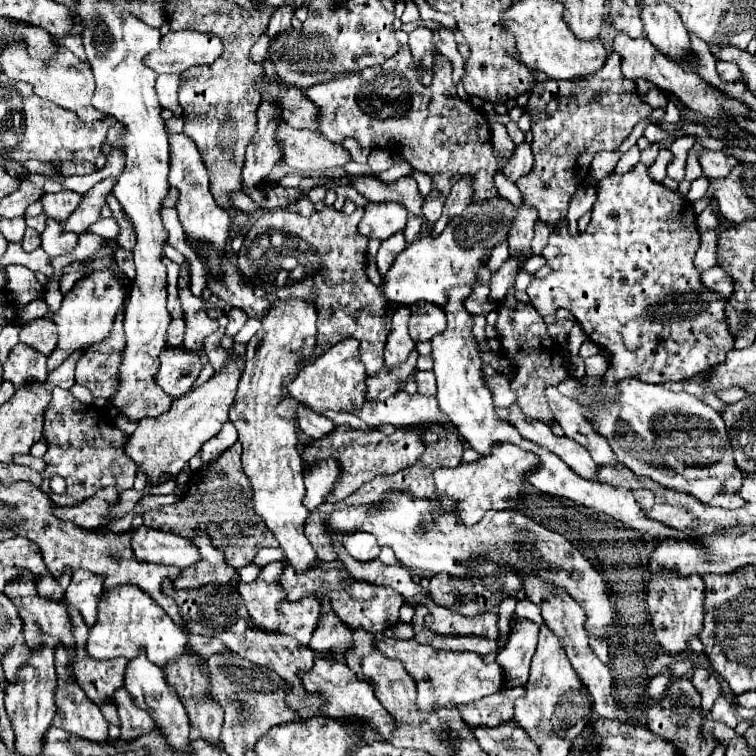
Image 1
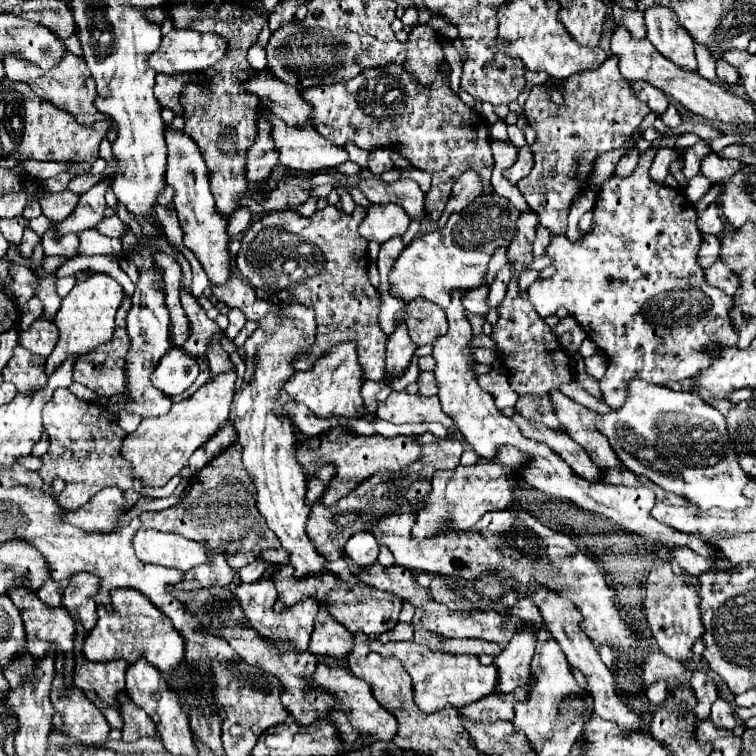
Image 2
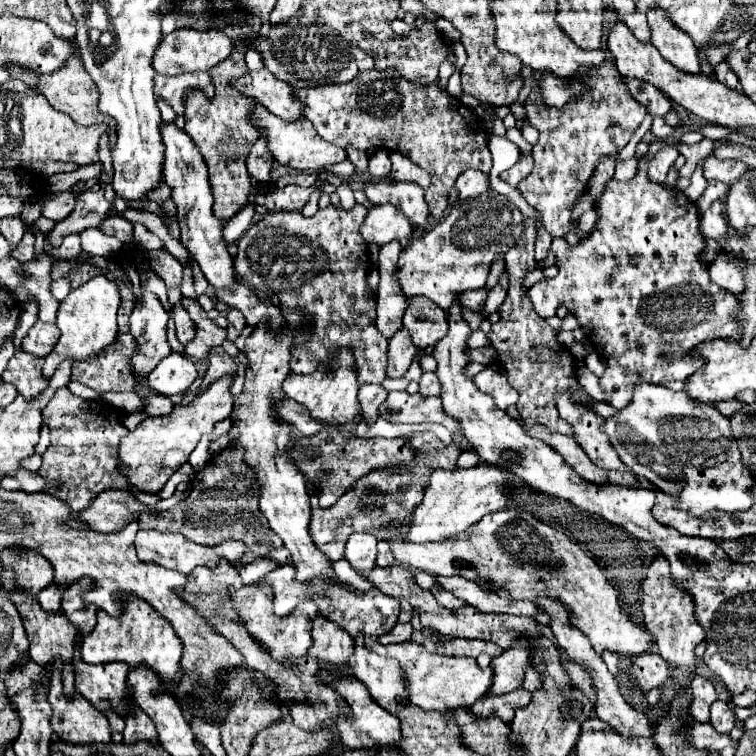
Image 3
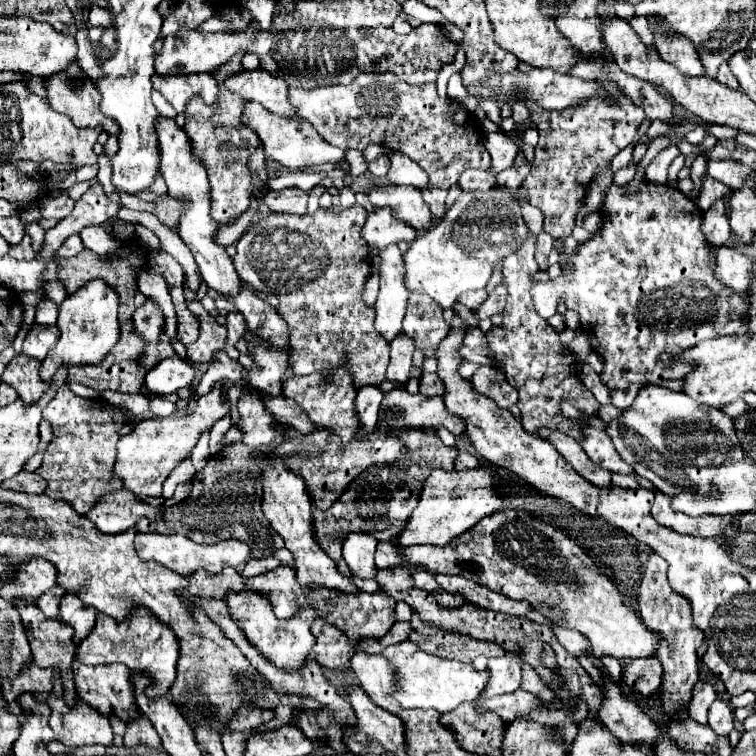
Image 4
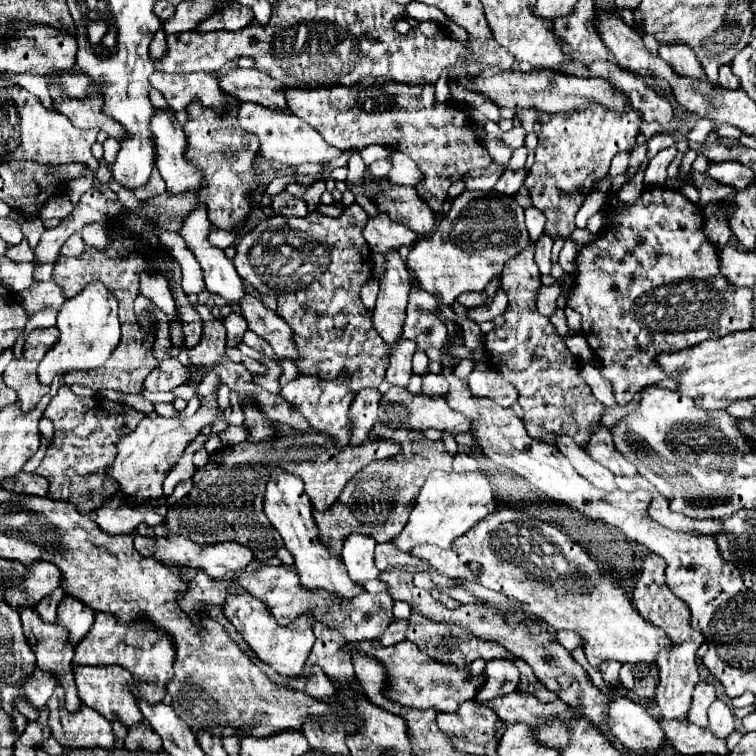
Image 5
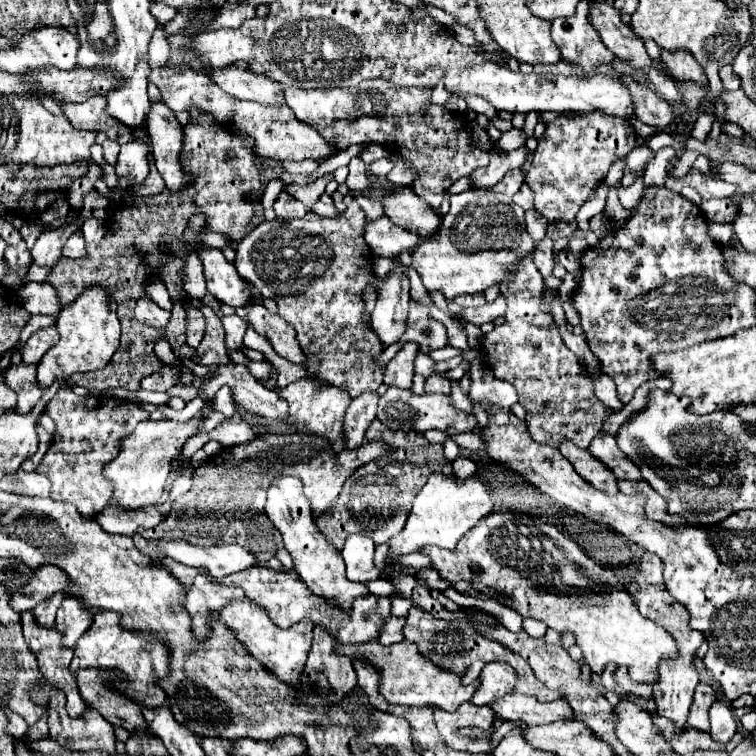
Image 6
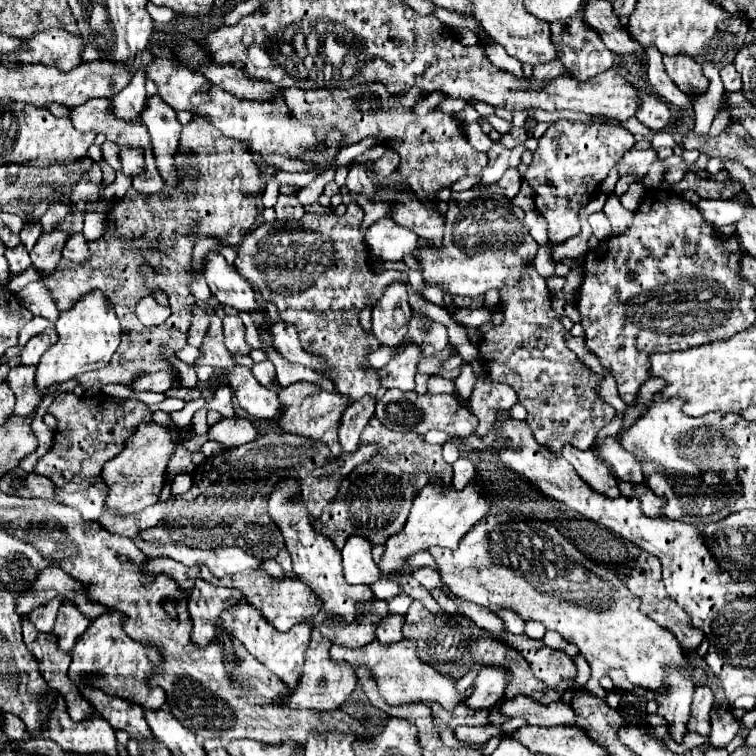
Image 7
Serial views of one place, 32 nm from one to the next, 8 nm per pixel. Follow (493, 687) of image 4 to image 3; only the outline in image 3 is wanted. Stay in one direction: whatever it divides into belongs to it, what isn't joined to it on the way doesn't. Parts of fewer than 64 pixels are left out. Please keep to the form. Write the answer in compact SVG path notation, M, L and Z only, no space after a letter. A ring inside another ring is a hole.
M524 636L524 638L516 638L512 642L512 646L502 652L502 656L492 658L490 666L494 668L496 676L494 676L494 682L492 682L492 692L488 692L488 696L492 696L492 694L508 694L508 692L514 692L516 688L520 688L522 682L524 682L524 670L530 666L530 662L528 662L530 654L532 654L532 642Z

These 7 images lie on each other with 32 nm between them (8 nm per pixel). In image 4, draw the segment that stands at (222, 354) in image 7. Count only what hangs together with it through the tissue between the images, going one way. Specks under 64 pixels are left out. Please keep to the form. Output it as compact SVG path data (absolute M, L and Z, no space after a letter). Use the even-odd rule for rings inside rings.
M198 300L188 302L190 312L198 318L200 322L200 334L198 340L186 346L186 354L192 362L212 362L212 356L216 356L218 350L222 350L226 342L226 328L220 326L204 308Z

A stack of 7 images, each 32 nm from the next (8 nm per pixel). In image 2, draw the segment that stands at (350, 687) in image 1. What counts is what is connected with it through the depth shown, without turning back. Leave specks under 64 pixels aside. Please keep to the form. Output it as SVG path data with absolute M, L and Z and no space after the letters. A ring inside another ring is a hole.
M318 662L316 672L312 674L310 688L322 688L334 698L334 706L330 710L330 720L340 726L340 730L344 732L344 740L348 740L348 744L366 746L366 744L370 744L368 734L372 734L372 742L392 740L396 736L396 730L398 730L396 718L380 706L380 702L372 696L370 686L364 680L352 676L352 672L346 670L344 666L330 666L330 664Z

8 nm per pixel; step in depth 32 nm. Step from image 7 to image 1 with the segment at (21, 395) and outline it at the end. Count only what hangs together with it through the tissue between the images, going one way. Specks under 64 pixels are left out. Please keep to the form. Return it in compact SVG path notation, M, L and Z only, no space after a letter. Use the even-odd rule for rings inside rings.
M16 344L8 360L4 362L4 380L16 384L24 384L24 380L46 380L48 368L46 368L46 356L30 348L28 344Z

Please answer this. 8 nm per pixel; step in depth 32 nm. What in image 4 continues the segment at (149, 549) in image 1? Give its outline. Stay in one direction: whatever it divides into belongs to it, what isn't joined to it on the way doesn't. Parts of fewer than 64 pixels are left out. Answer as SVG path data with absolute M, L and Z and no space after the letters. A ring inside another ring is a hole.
M138 532L136 534L136 552L142 560L156 560L158 564L180 572L184 576L188 576L190 572L194 572L196 568L204 568L208 572L218 572L222 566L234 566L238 572L244 568L244 564L248 562L248 544L240 542L240 540L224 540L218 542L214 546L202 546L196 544L192 540L188 540L182 534L156 534L156 532Z

